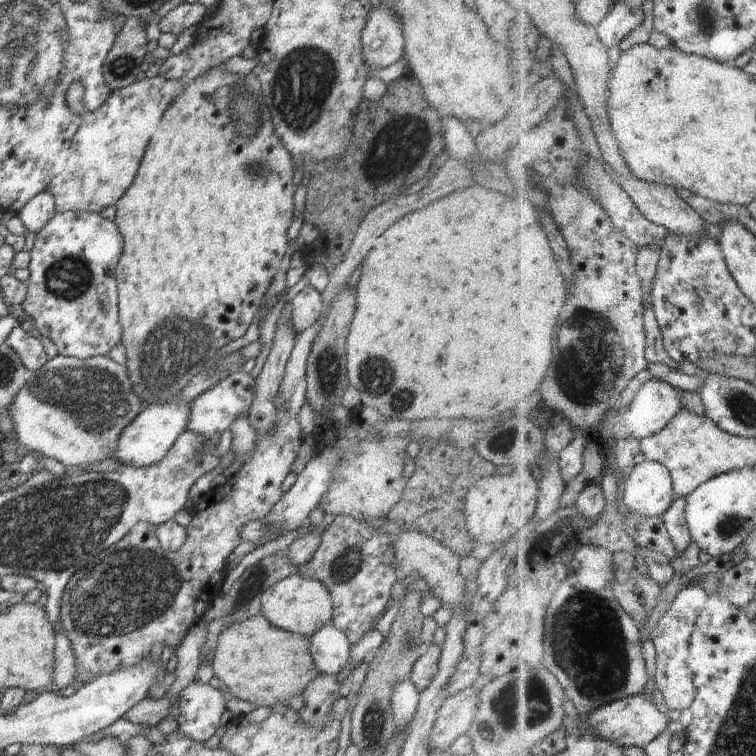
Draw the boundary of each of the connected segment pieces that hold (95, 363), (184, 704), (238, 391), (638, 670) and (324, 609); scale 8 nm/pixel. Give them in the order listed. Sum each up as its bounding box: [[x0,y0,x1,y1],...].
[[8,355,143,471],[179,681,227,743],[185,370,255,437],[544,545,650,713],[261,575,333,638]]

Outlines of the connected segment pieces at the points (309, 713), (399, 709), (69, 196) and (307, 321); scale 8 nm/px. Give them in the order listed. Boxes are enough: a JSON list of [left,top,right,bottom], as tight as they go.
[[298,673,340,729],[391,679,420,731],[48,75,182,214],[291,285,323,333]]

